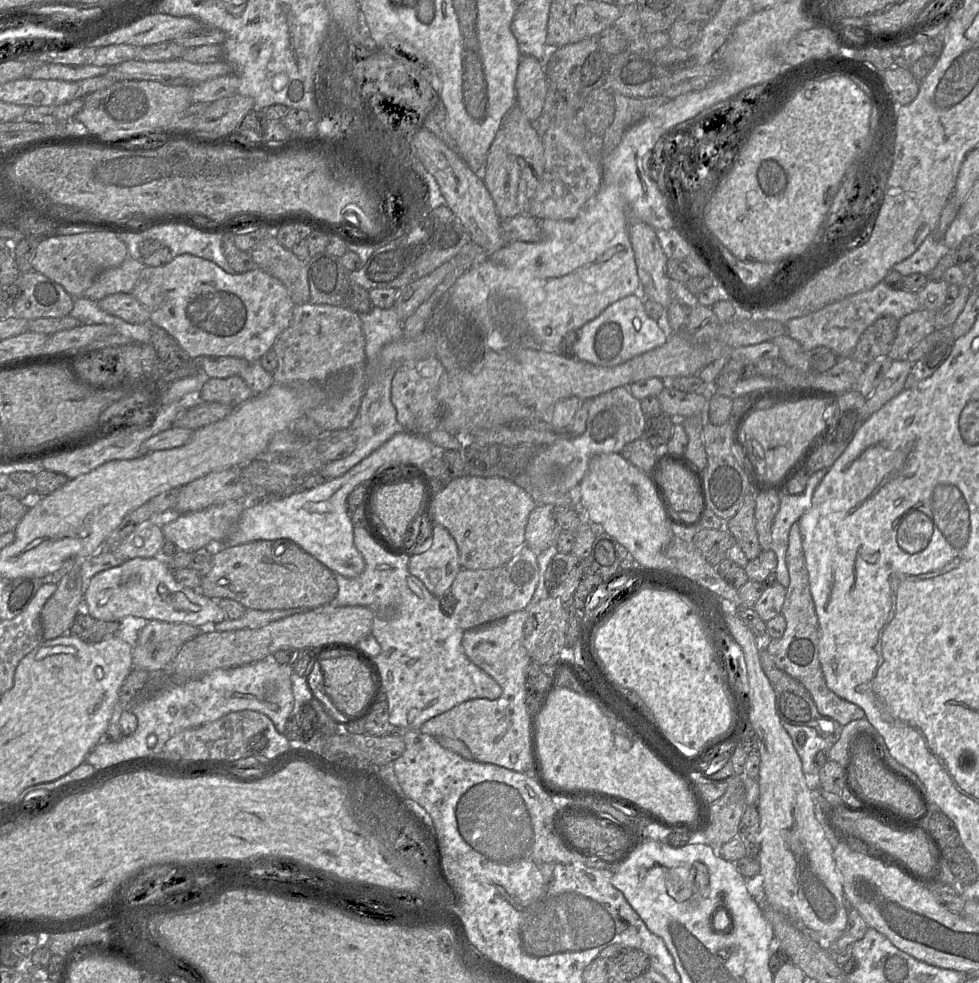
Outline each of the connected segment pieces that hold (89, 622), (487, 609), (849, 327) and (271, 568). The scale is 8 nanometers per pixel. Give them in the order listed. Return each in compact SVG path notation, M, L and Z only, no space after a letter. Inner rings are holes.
M78 614L67 634L74 635L85 642L100 642L116 636L119 621L104 621L92 617L90 614Z
M522 546L505 565L491 569L462 568L450 591L456 604L451 619L463 630L502 620L507 615L528 608L539 582L538 553Z
M882 281L870 290L845 297L806 316L791 319L787 323L787 334L805 350L825 346L839 358L846 358L852 355L862 333L877 319L893 316L899 320L919 309L917 293L904 288L891 289Z
M278 539L278 540L259 540L248 542L236 546L213 546L205 547L213 549L212 557L212 567L211 570L205 575L201 576L201 585L200 592L213 599L219 600L222 598L233 599L247 609L256 609L256 610L286 610L292 608L316 608L328 604L337 594L338 584L334 577L334 572L332 572L328 567L323 563L313 557L311 554L303 550L299 545L288 539Z

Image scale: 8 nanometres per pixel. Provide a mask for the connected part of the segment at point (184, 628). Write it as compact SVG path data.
M148 621L133 647L133 669L162 673L176 657L182 645L201 634L201 629L185 623Z

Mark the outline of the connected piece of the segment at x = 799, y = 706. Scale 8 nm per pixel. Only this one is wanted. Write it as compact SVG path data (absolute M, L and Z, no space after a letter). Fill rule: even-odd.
M761 642L760 664L774 690L776 696L776 709L782 722L812 727L816 729L822 737L830 740L832 743L836 743L842 734L843 726L836 720L819 713L809 691L802 683L776 666L774 660L765 649L764 642Z

